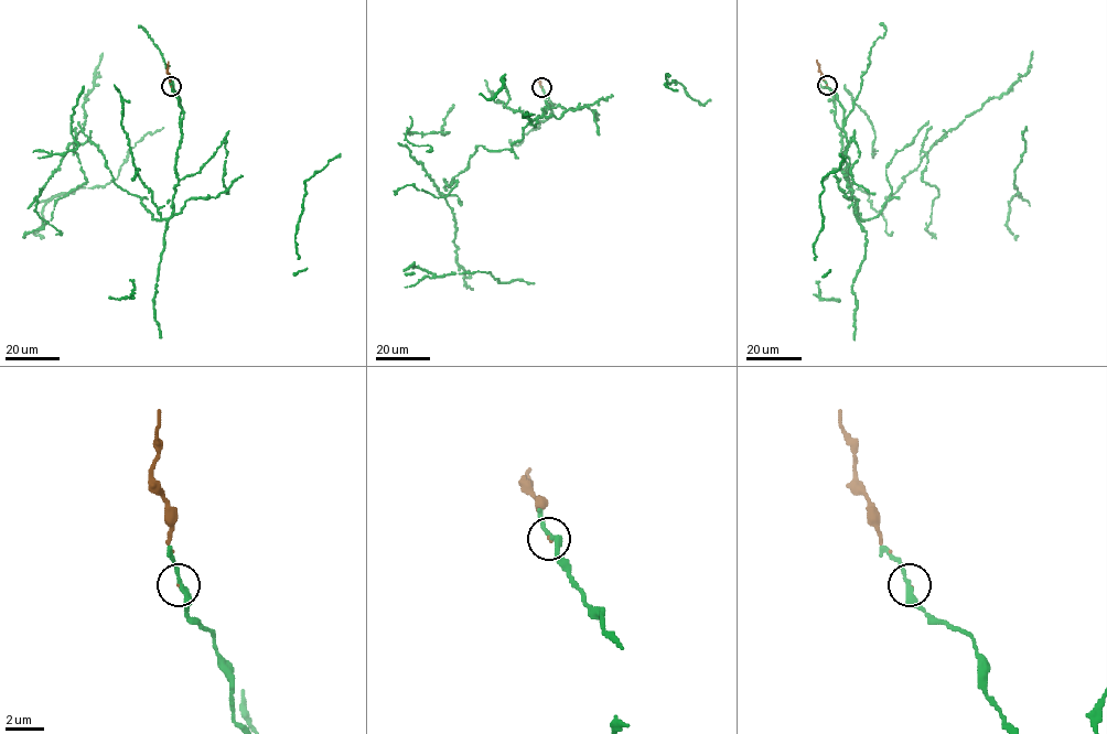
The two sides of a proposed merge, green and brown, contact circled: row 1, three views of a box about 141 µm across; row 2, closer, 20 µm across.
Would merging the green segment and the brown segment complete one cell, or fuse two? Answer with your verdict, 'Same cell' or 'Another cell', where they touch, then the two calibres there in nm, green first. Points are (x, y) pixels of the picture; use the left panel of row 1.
Same cell. Place: (171, 86). Thickness 280 nm (green) against 90 nm

